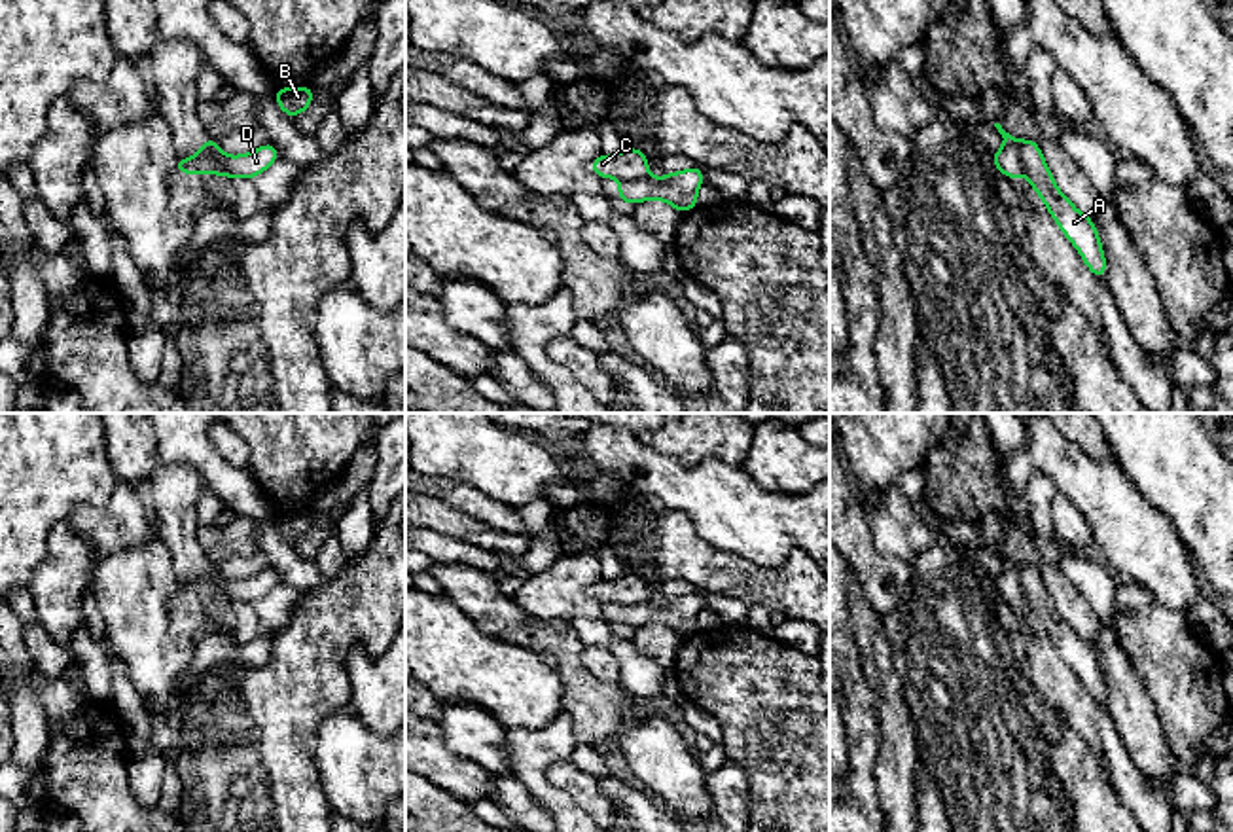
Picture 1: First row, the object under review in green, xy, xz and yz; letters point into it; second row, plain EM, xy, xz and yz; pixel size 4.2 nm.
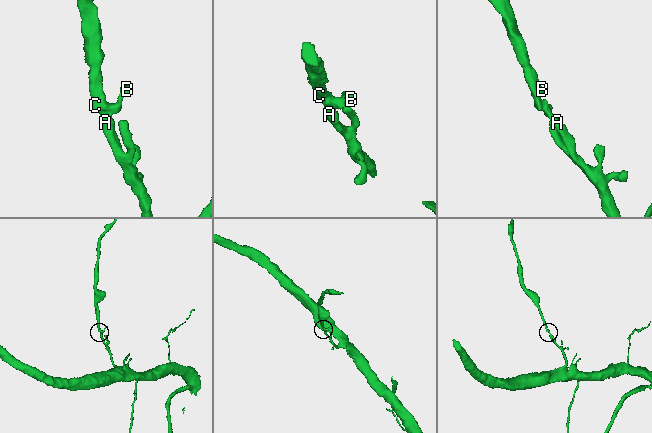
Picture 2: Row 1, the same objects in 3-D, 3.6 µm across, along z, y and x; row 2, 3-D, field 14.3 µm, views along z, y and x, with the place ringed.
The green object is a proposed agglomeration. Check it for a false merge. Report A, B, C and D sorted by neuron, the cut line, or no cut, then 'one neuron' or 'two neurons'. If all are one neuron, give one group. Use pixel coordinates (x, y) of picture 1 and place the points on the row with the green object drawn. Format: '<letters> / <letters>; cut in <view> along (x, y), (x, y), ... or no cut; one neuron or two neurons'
A B D / C; cut in xy along (199, 150), (209, 152), (228, 175); two neurons

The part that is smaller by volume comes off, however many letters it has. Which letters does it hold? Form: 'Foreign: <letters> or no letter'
Foreign: C

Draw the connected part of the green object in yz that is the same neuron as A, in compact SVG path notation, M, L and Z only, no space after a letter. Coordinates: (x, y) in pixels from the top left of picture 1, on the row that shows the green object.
M1019 140L1023 174L1047 207L1051 218L1076 246L1095 279L1106 279L1106 258L1093 218L1081 214L1057 188L1036 140Z

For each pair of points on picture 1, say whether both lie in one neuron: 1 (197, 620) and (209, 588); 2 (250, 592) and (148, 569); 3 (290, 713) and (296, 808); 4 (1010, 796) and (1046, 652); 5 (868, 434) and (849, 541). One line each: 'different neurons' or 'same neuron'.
1: same neuron
2: different neurons
3: same neuron
4: different neurons
5: different neurons

